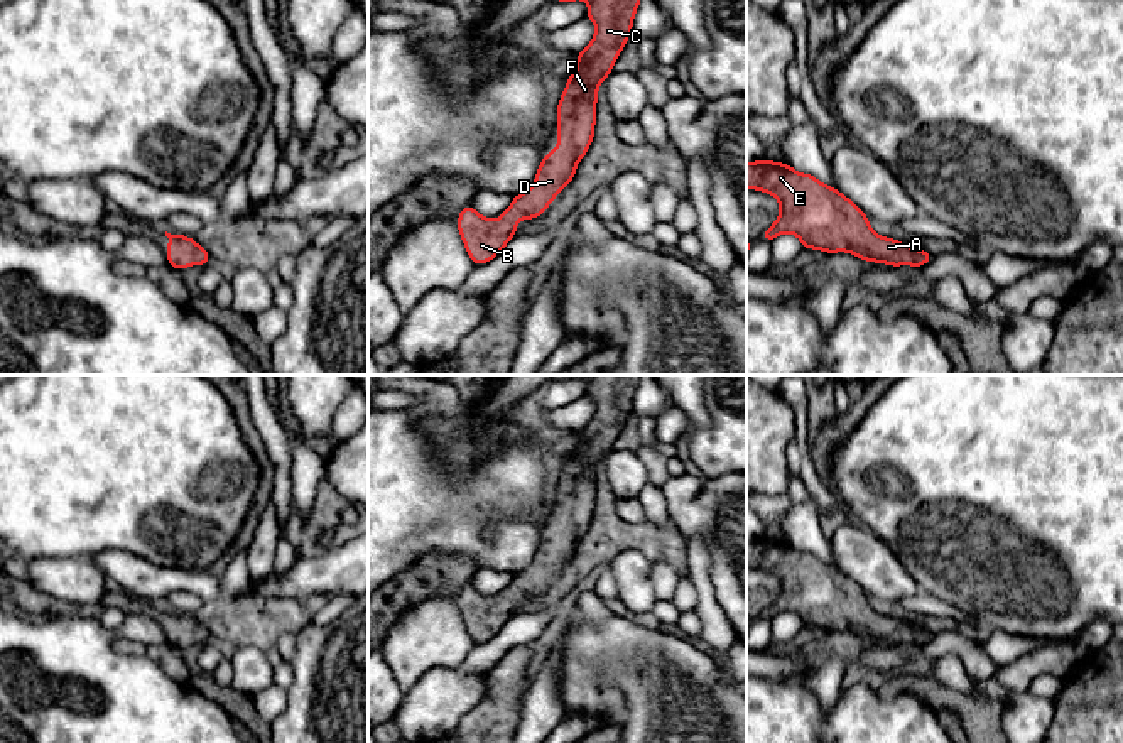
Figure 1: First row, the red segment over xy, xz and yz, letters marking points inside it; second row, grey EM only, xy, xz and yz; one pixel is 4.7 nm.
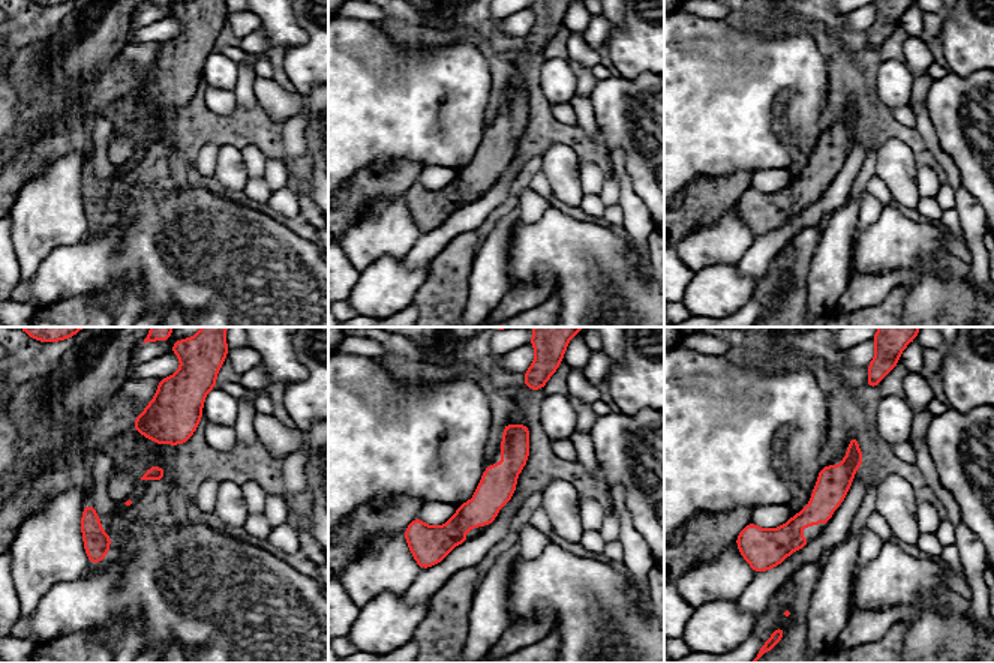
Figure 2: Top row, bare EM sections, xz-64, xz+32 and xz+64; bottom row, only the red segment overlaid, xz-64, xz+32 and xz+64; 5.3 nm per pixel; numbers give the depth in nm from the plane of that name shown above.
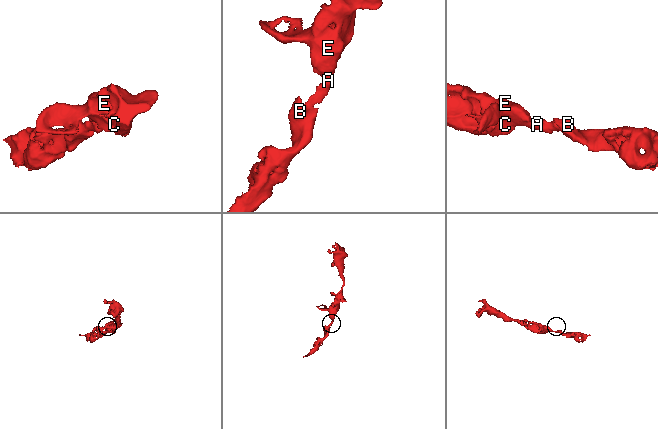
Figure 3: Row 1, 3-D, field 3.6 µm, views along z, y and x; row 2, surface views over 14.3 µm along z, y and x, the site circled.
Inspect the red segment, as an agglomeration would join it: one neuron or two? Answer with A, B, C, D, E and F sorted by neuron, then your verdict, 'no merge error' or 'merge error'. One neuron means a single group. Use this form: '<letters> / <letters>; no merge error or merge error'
A B C D E F; no merge error

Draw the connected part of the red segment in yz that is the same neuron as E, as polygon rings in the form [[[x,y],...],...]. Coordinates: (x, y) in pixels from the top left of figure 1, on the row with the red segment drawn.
[[[767,159],[746,164],[746,189],[760,189],[780,203],[780,214],[762,240],[772,241],[782,233],[792,233],[800,238],[804,250],[849,252],[861,260],[893,267],[907,263],[919,268],[934,257],[893,238],[878,236],[853,201],[789,164]]]

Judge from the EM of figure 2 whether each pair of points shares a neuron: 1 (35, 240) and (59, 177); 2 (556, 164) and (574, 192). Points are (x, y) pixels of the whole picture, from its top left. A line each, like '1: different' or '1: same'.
1: same
2: same

